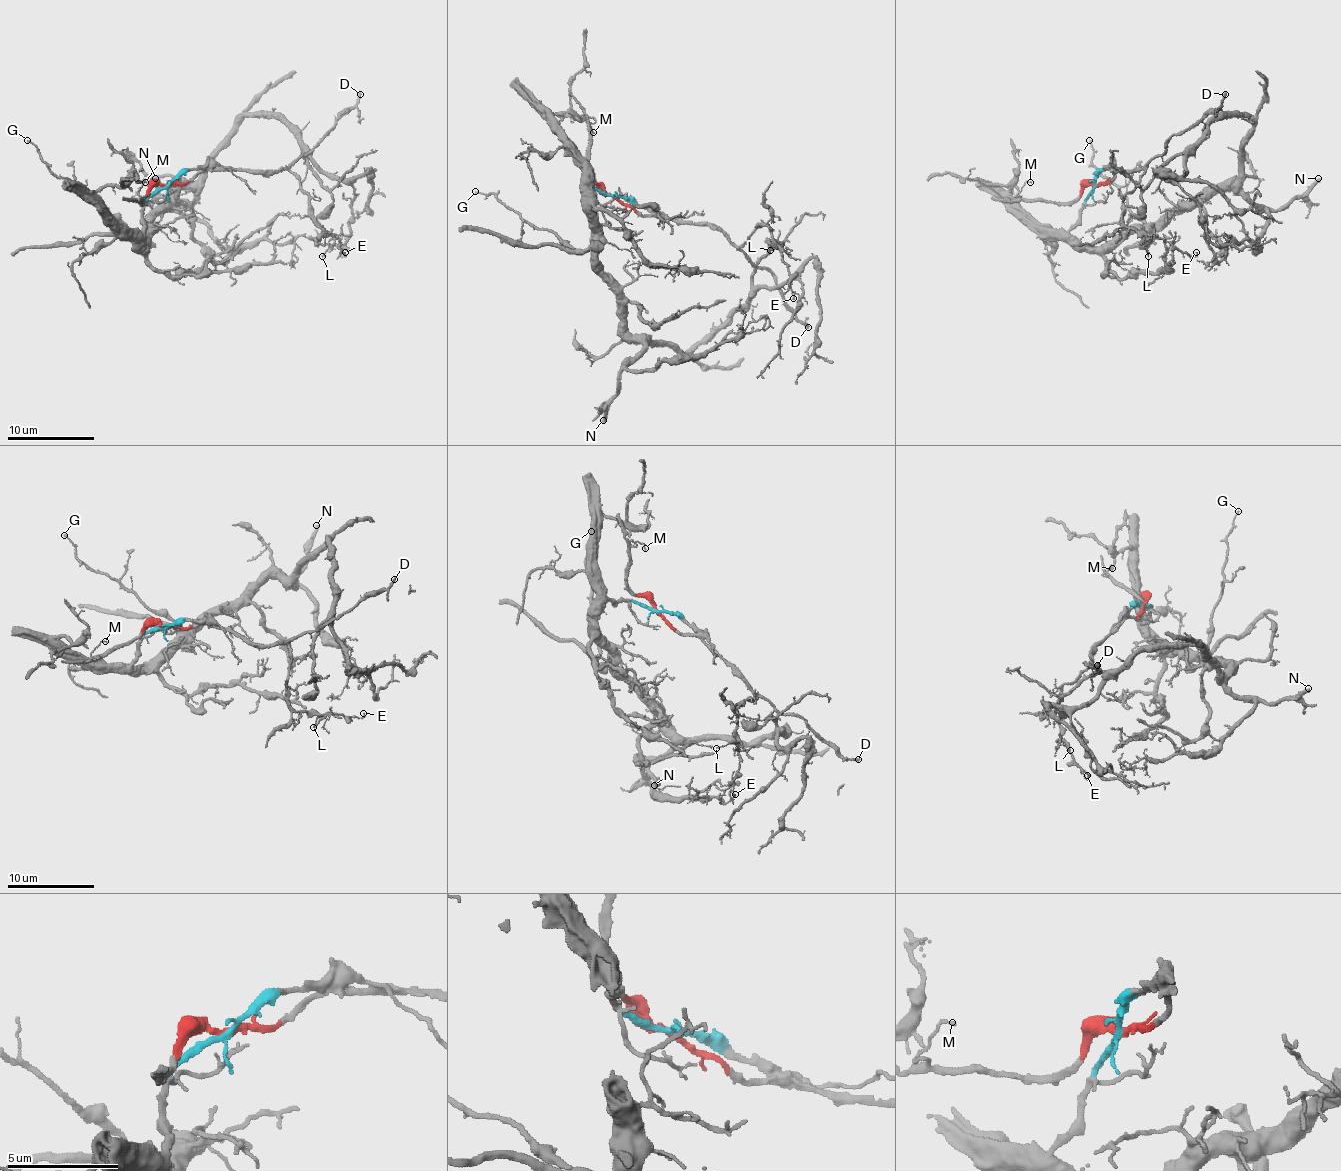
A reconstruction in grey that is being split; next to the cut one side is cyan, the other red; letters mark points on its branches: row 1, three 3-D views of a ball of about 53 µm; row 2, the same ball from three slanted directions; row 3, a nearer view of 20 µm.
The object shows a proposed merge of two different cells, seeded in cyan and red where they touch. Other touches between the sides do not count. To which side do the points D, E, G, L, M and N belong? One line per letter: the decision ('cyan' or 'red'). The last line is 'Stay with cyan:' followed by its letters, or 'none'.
D: red
E: red
G: cyan
L: red
M: red
N: cyan
Stay with cyan: G, N

